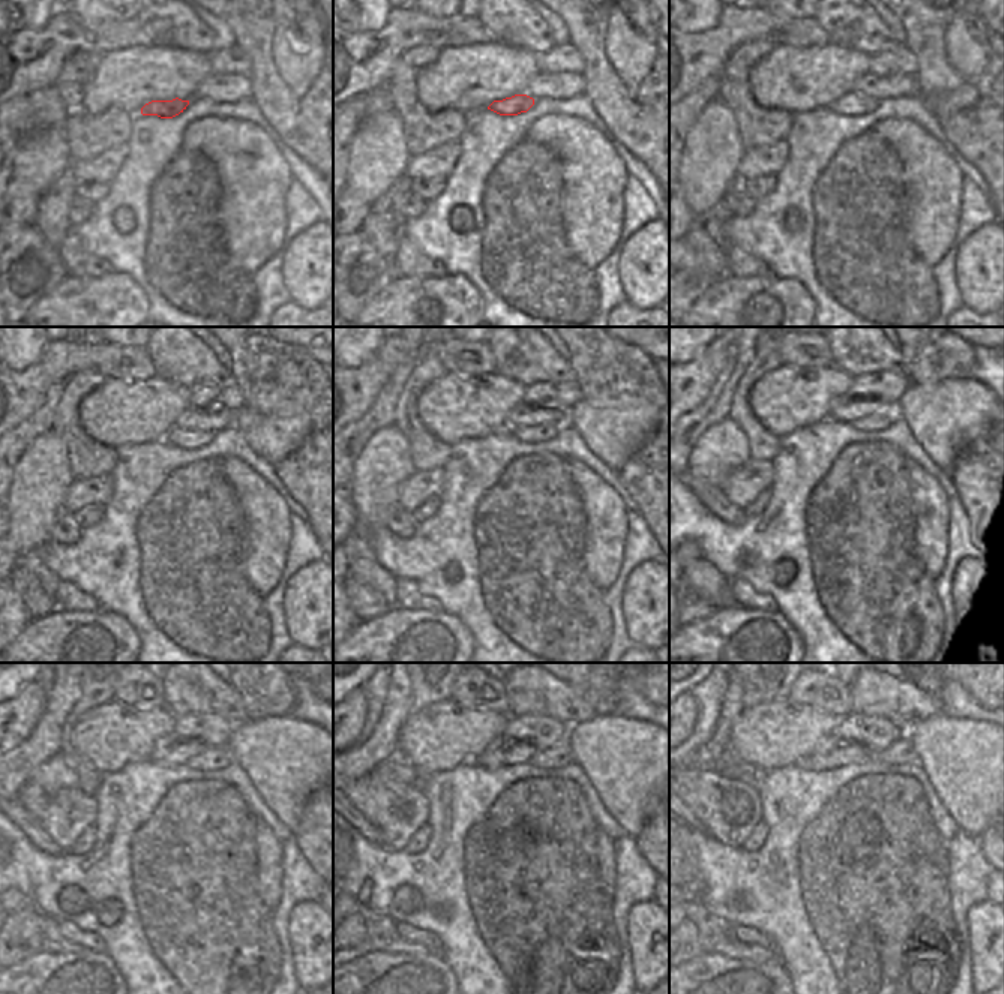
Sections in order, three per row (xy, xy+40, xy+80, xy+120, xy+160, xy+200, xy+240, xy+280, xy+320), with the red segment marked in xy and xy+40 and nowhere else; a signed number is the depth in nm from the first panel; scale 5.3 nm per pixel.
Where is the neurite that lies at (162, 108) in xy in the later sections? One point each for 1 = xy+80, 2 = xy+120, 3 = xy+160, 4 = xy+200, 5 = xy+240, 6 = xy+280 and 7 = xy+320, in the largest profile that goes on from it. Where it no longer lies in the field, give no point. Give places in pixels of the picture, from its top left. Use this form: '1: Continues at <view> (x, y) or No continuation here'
1: Continues at xy+80 (851, 104)
2: Continues at xy+120 (179, 437)
3: Continues at xy+160 (542, 432)
4: Continues at xy+200 (877, 422)
5: Continues at xy+240 (219, 757)
6: Continues at xy+280 (557, 756)
7: Continues at xy+320 (901, 751)

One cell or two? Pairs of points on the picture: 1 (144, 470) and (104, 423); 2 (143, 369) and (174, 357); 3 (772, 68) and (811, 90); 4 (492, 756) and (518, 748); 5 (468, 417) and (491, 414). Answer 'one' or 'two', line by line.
1: two
2: two
3: one
4: one
5: one

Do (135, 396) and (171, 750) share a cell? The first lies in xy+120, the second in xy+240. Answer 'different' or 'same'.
different

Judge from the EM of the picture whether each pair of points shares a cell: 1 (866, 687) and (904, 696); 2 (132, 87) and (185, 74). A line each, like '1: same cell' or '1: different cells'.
1: same cell
2: same cell

